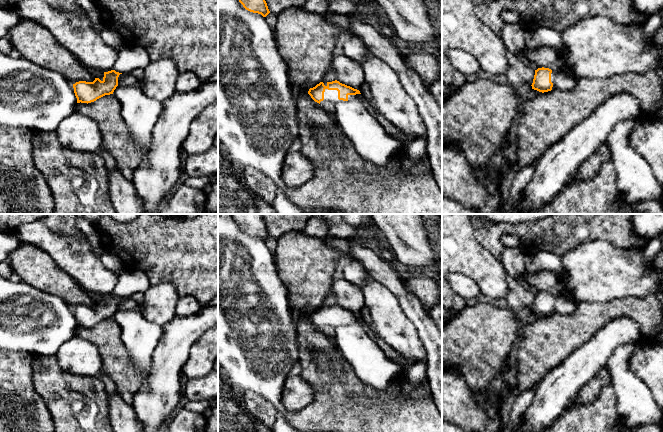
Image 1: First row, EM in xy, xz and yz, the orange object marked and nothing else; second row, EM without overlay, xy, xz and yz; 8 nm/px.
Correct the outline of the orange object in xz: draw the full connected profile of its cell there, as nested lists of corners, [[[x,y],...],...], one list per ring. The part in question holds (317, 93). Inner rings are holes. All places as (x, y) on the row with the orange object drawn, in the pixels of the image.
[[[335,80],[327,83],[320,82],[315,87],[310,88],[308,94],[321,105],[333,105],[352,100],[356,98],[356,94],[361,93],[359,90]]]

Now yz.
[[[538,68],[532,83],[532,89],[539,92],[548,92],[552,90],[555,81],[555,73],[549,68]]]

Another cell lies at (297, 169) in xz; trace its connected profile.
[[[301,152],[287,154],[283,164],[283,186],[297,188],[313,178],[315,167],[313,162]]]

